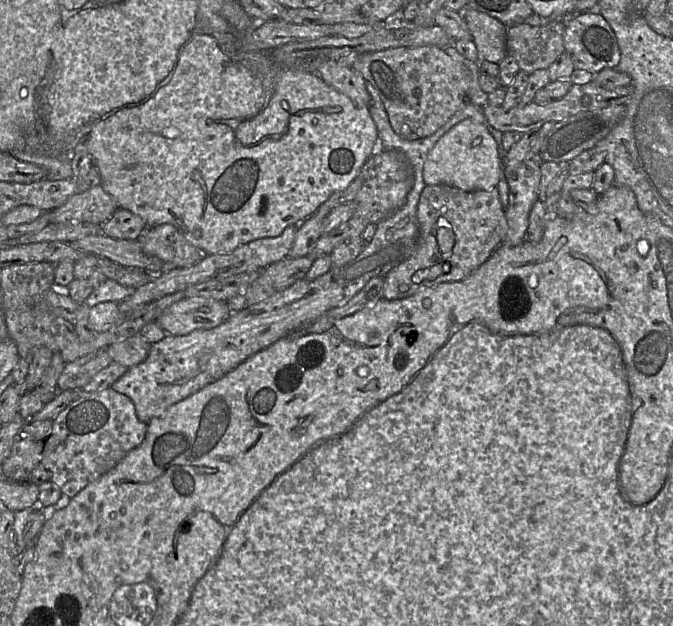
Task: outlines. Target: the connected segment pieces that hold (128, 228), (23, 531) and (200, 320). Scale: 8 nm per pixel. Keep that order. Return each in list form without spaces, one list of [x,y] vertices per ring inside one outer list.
[[[118,208],[101,226],[101,233],[119,240],[137,240],[146,229],[147,226],[140,216]]]
[[[53,506],[44,507],[43,510],[30,508],[15,512],[14,530],[18,546],[32,544],[54,512]]]
[[[191,297],[173,303],[155,321],[166,334],[186,335],[197,329],[214,328],[231,313],[226,301]]]

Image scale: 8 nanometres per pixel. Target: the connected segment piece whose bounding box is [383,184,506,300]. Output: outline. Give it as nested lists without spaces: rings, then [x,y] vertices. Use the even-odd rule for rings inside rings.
[[[426,184],[419,198],[417,219],[419,227],[417,249],[410,258],[391,269],[385,276],[383,297],[387,300],[407,298],[422,288],[464,279],[490,257],[506,232],[505,210],[497,187],[468,192],[445,184]]]

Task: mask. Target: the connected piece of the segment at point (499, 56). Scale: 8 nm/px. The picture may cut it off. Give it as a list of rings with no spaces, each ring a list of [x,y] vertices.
[[[466,6],[460,12],[481,59],[499,64],[506,56],[506,30],[498,19]]]

